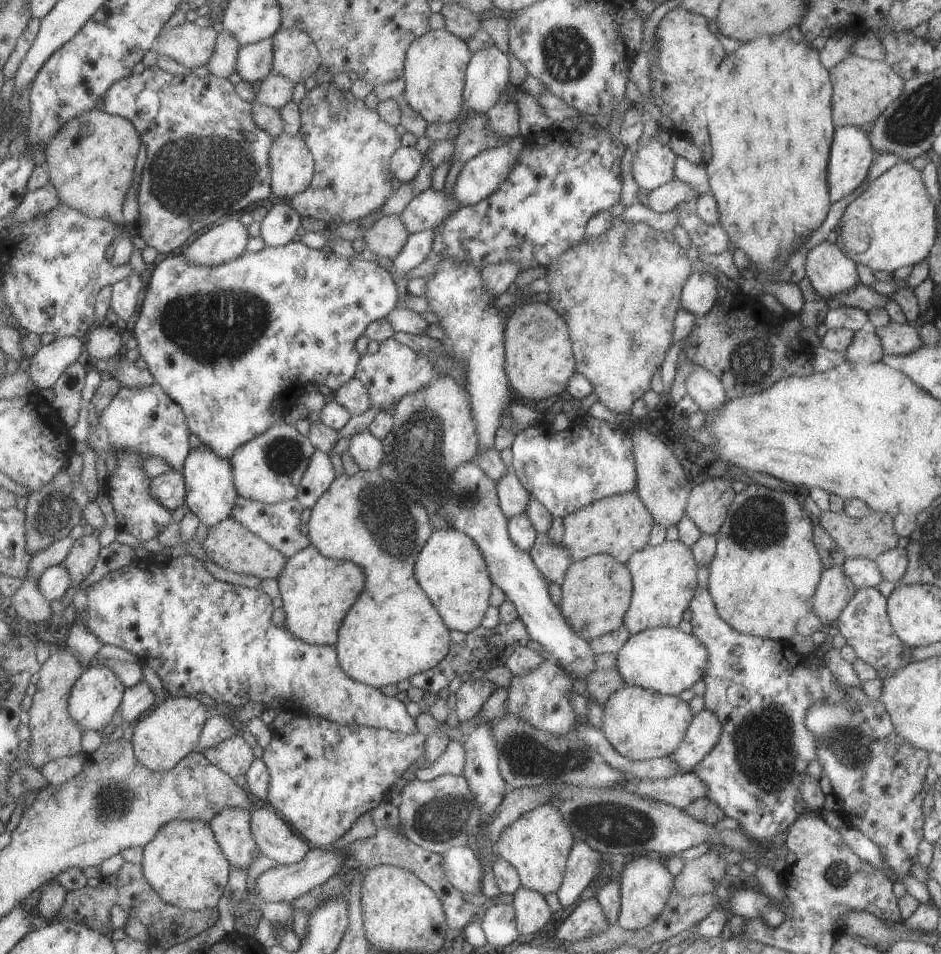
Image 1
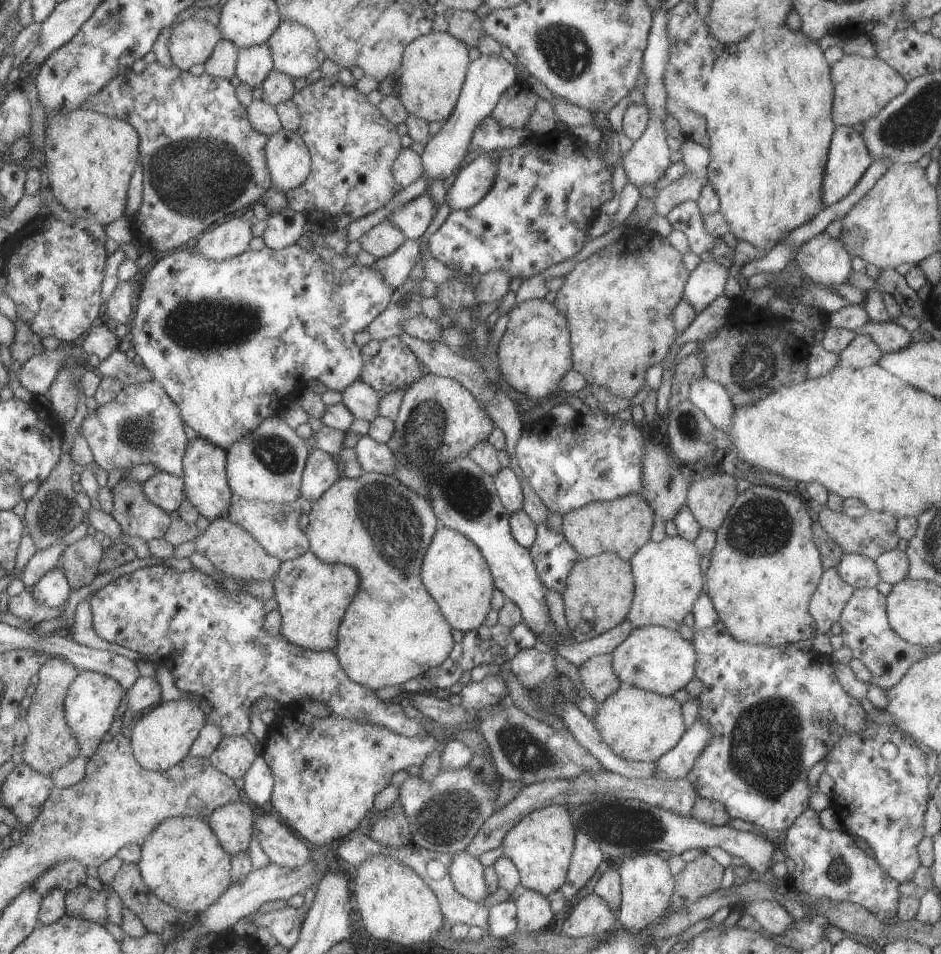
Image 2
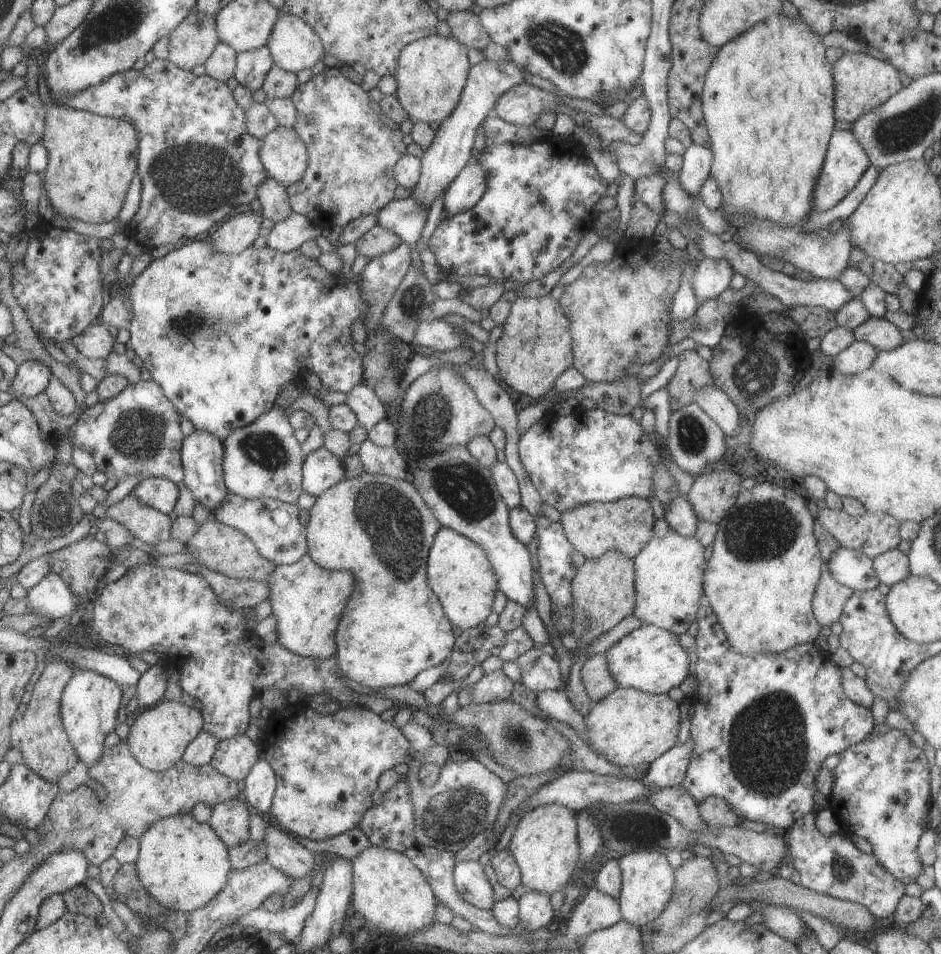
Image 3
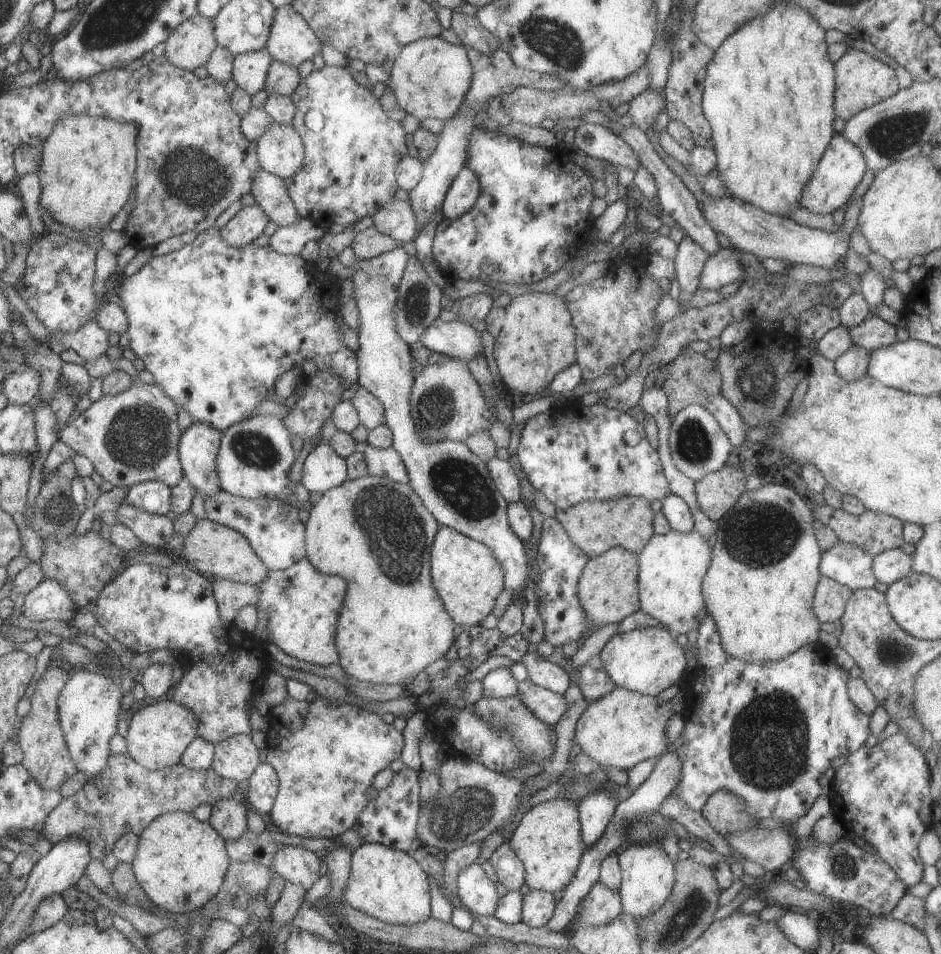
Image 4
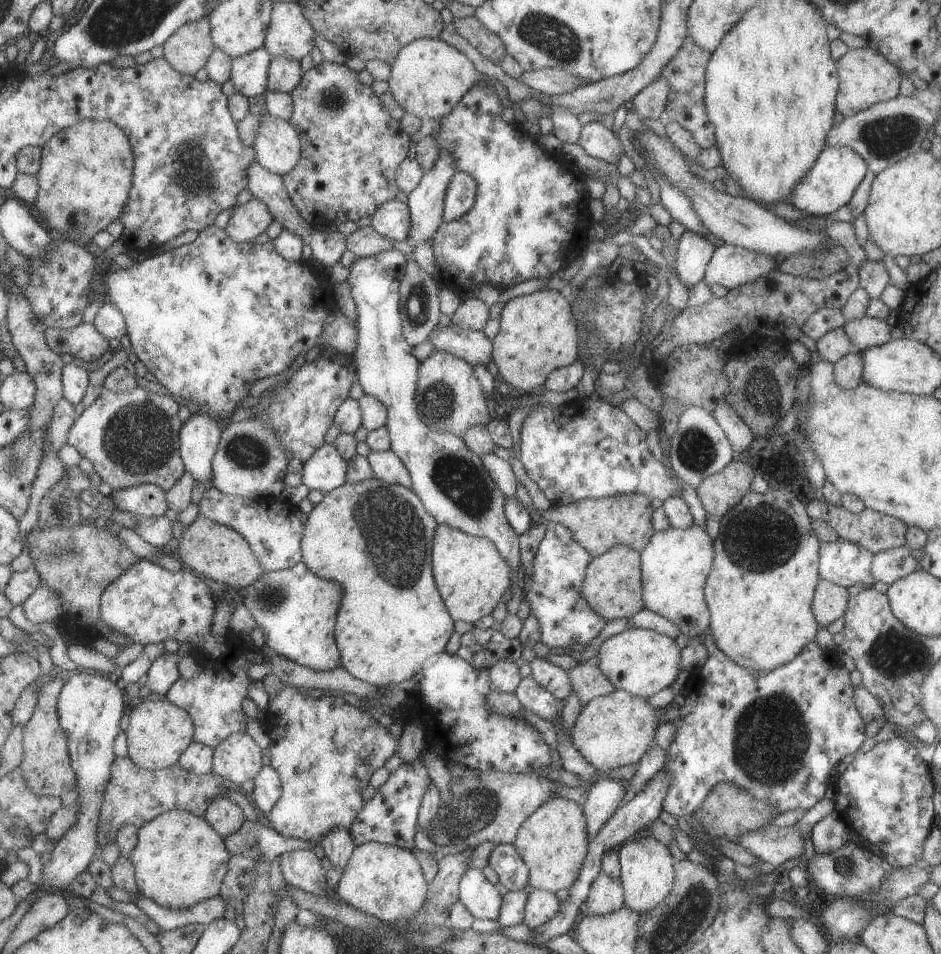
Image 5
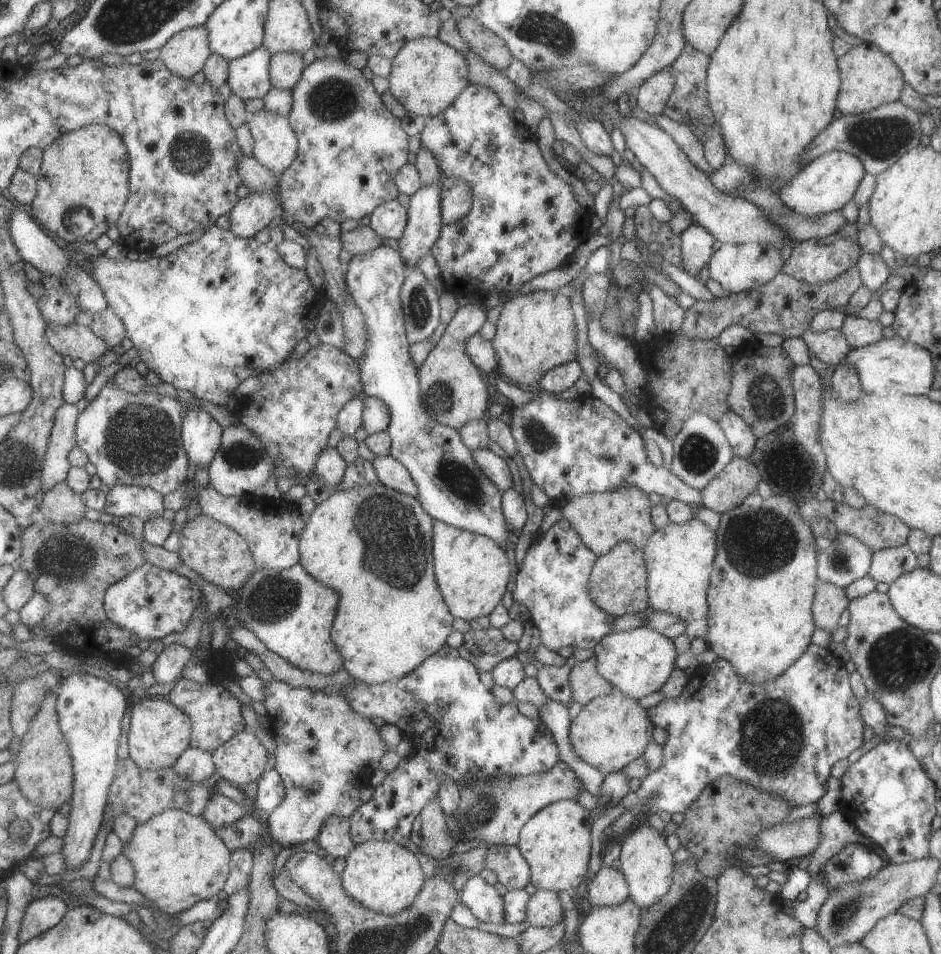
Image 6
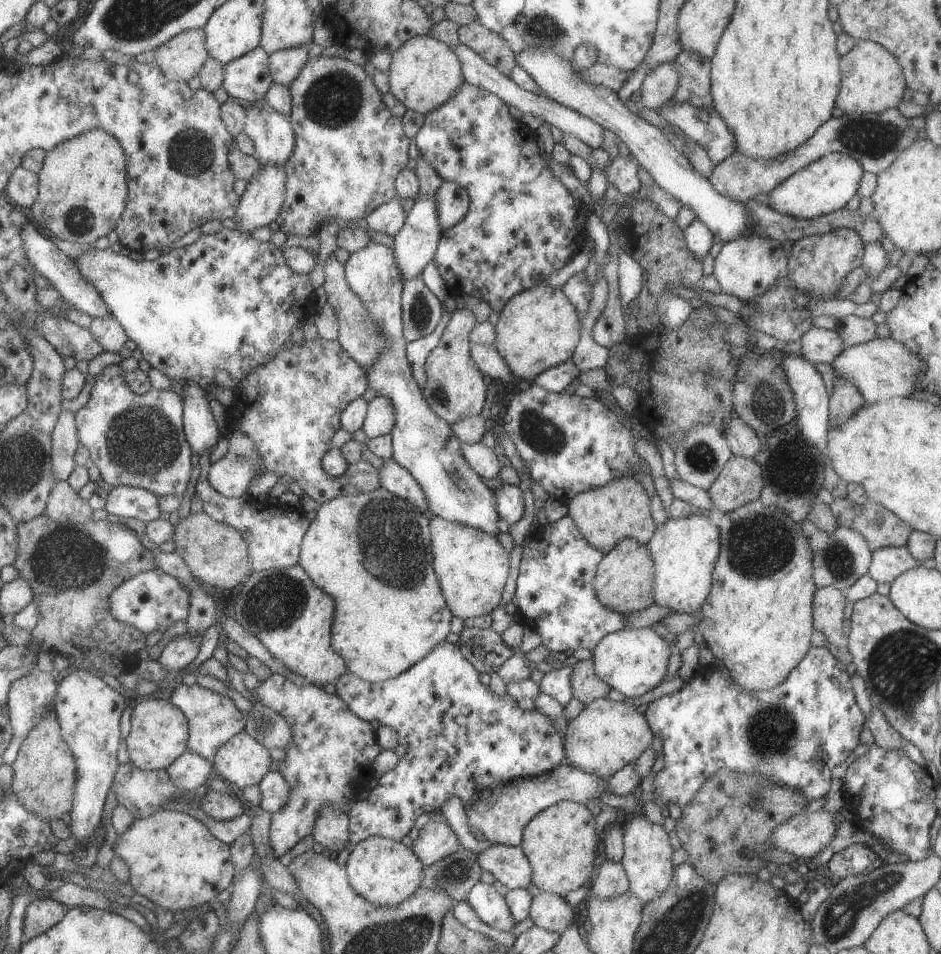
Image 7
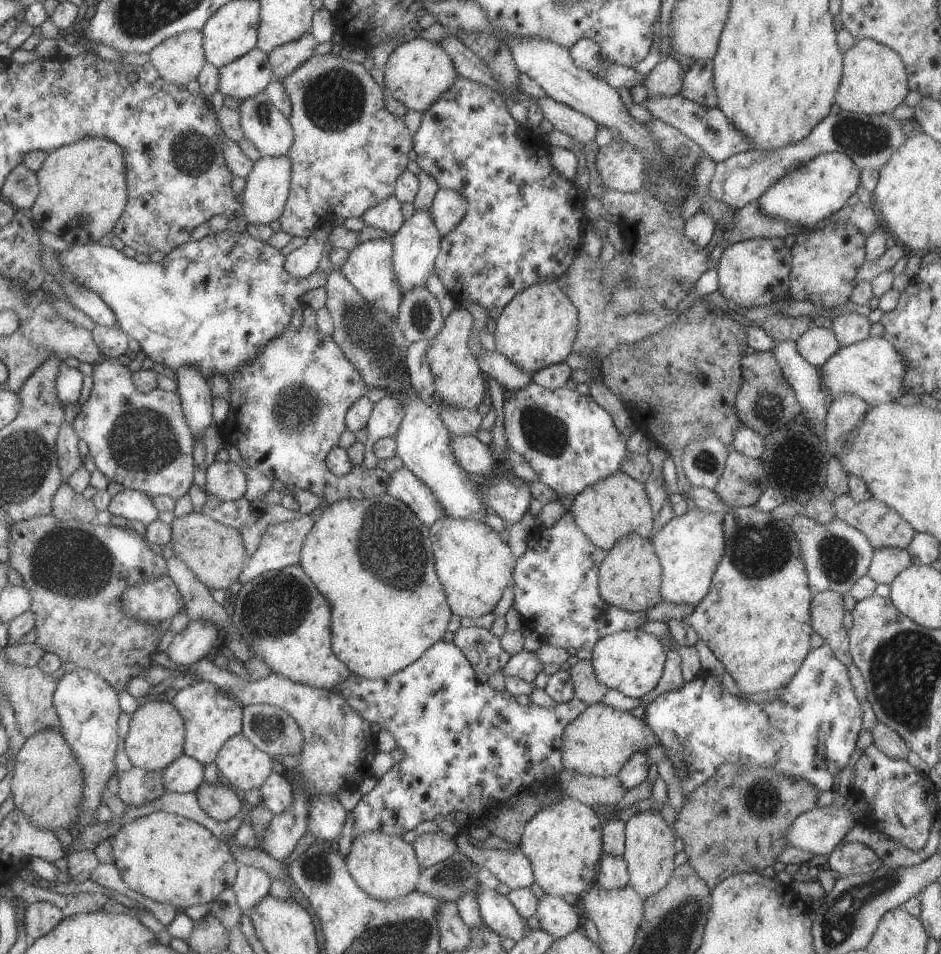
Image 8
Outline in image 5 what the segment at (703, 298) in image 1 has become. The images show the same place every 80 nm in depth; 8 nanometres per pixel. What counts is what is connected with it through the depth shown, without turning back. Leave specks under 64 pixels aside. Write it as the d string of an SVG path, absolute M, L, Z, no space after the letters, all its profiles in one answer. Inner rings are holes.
M723 244L715 248L705 266L703 282L707 286L721 286L732 290L741 284L757 280L776 269L771 256Z

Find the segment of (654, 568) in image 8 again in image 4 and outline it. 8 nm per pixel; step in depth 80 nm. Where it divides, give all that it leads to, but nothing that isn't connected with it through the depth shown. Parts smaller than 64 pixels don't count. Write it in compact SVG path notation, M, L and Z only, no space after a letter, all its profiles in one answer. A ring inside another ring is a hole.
M621 547L608 548L585 563L578 580L578 601L590 620L590 634L600 626L621 622L640 608L637 575L638 555Z

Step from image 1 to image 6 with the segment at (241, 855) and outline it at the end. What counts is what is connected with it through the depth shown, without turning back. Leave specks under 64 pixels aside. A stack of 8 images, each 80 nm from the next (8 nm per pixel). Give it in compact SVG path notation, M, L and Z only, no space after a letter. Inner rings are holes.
M213 792L205 804L202 818L211 826L211 829L215 830L215 828L225 828L225 826L237 822L246 812L245 807Z

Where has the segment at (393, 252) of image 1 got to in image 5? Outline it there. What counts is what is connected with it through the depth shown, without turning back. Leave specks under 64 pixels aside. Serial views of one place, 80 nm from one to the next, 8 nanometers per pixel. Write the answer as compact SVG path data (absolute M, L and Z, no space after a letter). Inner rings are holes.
M358 228L346 236L346 250L352 252L355 258L369 258L379 252L392 249L393 241L379 236L373 228Z

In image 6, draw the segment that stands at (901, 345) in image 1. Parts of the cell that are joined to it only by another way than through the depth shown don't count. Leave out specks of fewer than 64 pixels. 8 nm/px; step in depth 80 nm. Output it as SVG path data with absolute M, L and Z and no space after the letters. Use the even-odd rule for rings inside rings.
M849 314L843 319L839 329L851 349L876 343L883 339L881 336L883 327L877 319L867 320Z

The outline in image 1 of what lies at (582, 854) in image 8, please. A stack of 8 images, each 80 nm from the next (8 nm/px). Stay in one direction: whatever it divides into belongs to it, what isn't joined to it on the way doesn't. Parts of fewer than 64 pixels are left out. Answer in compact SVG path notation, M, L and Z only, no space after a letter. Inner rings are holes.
M545 803L523 813L517 820L507 825L500 832L495 852L499 858L506 860L515 868L521 887L544 896L548 892L556 892L561 886L566 860L574 839L558 808Z

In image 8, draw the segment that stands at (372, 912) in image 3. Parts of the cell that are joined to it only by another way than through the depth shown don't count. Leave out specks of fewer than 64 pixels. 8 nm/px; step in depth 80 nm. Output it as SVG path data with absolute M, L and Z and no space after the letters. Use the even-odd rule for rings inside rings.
M379 831L359 833L351 841L344 861L353 880L374 899L386 901L415 890L419 883L420 866L412 843L404 842L399 835Z

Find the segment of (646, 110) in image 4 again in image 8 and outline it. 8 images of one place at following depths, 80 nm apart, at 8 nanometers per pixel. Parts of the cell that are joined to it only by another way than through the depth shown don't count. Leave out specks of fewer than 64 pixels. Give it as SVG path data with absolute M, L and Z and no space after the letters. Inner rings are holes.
M665 56L649 70L641 84L647 89L647 97L671 96L680 91L683 75L679 62Z

